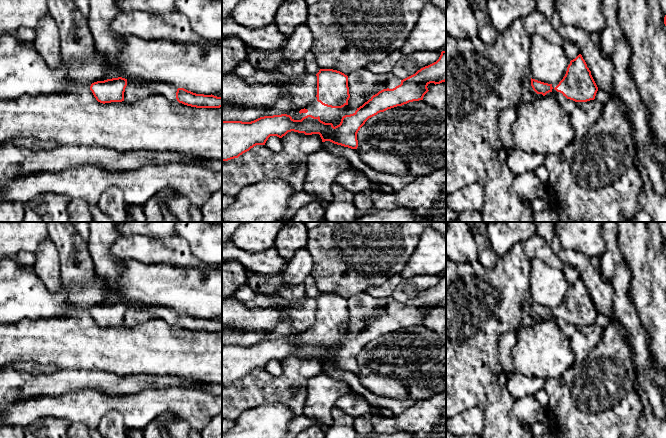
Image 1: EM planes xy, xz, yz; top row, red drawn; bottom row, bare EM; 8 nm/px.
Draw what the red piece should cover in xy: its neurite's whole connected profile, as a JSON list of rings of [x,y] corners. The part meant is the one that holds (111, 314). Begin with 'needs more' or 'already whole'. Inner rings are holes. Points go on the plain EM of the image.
already whole; [[[118,301],[94,306],[91,308],[90,314],[98,326],[105,328],[124,325],[126,310],[127,303]]]

